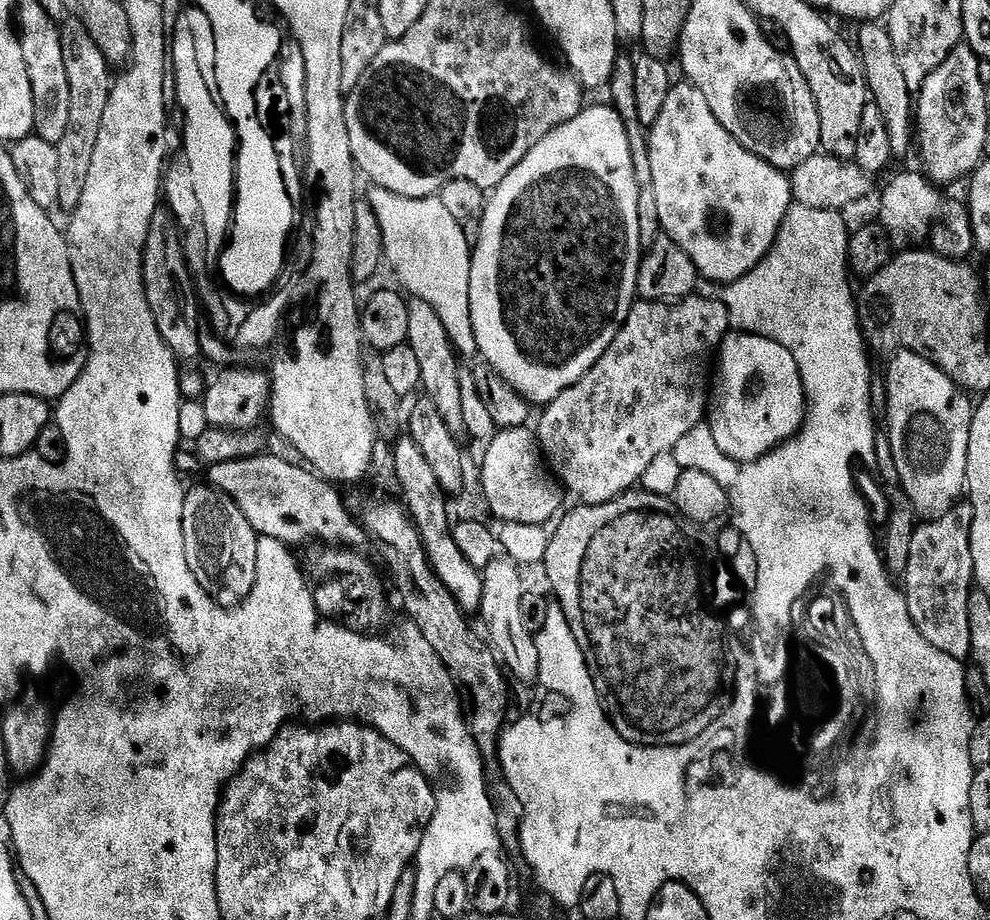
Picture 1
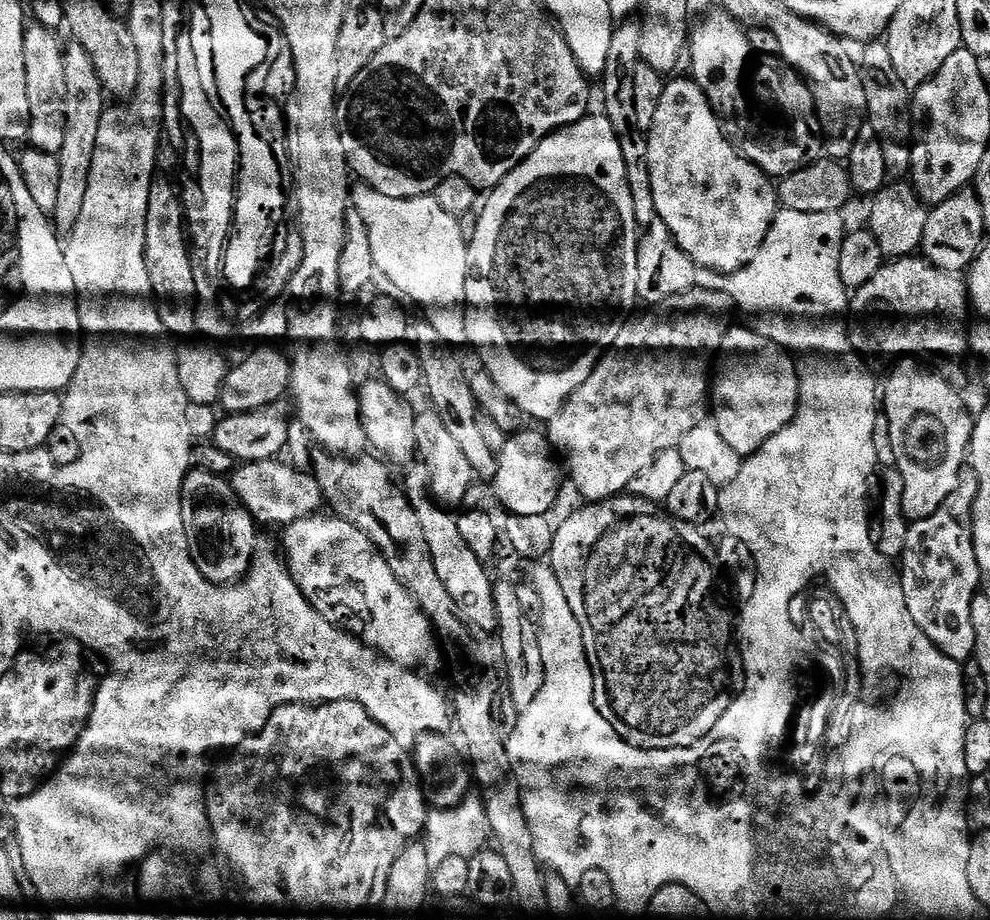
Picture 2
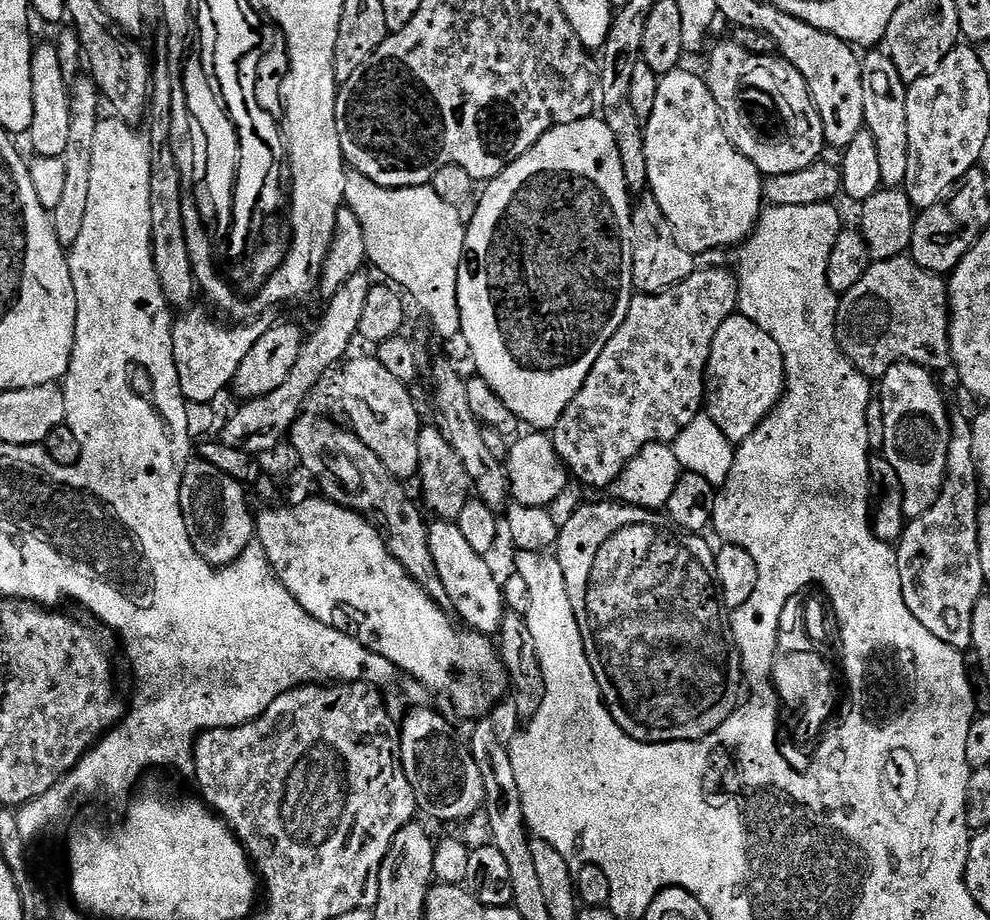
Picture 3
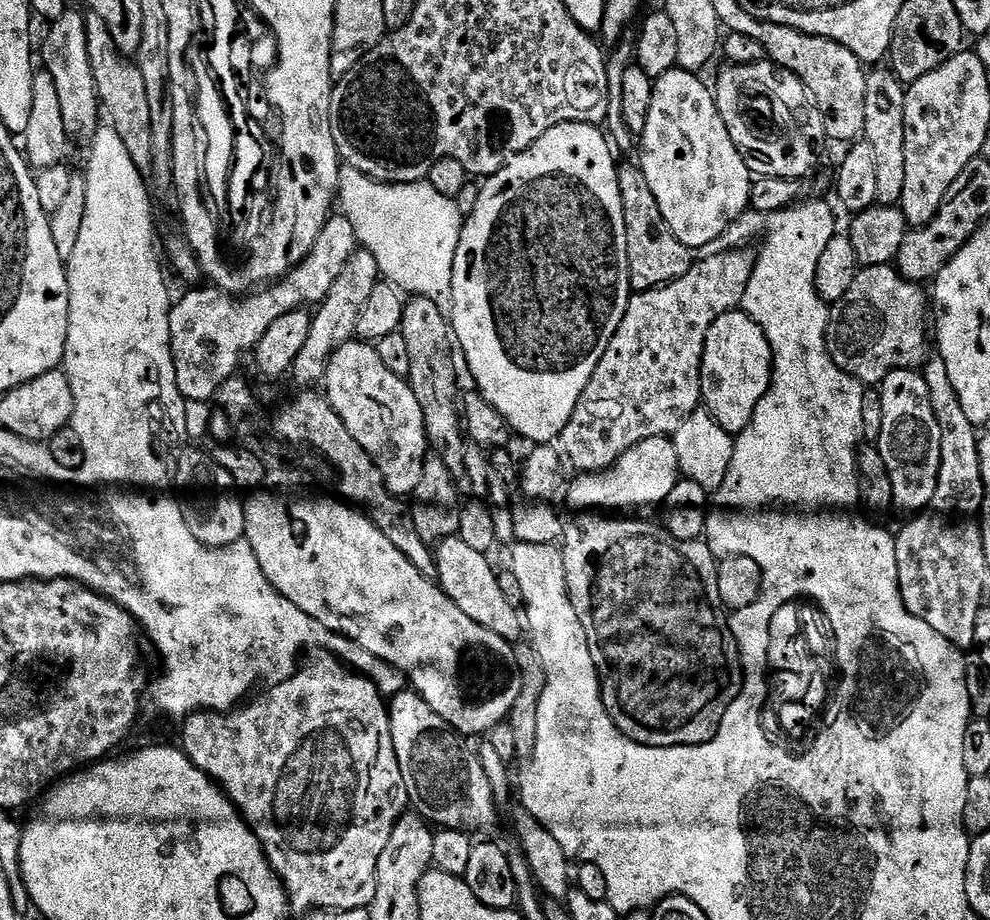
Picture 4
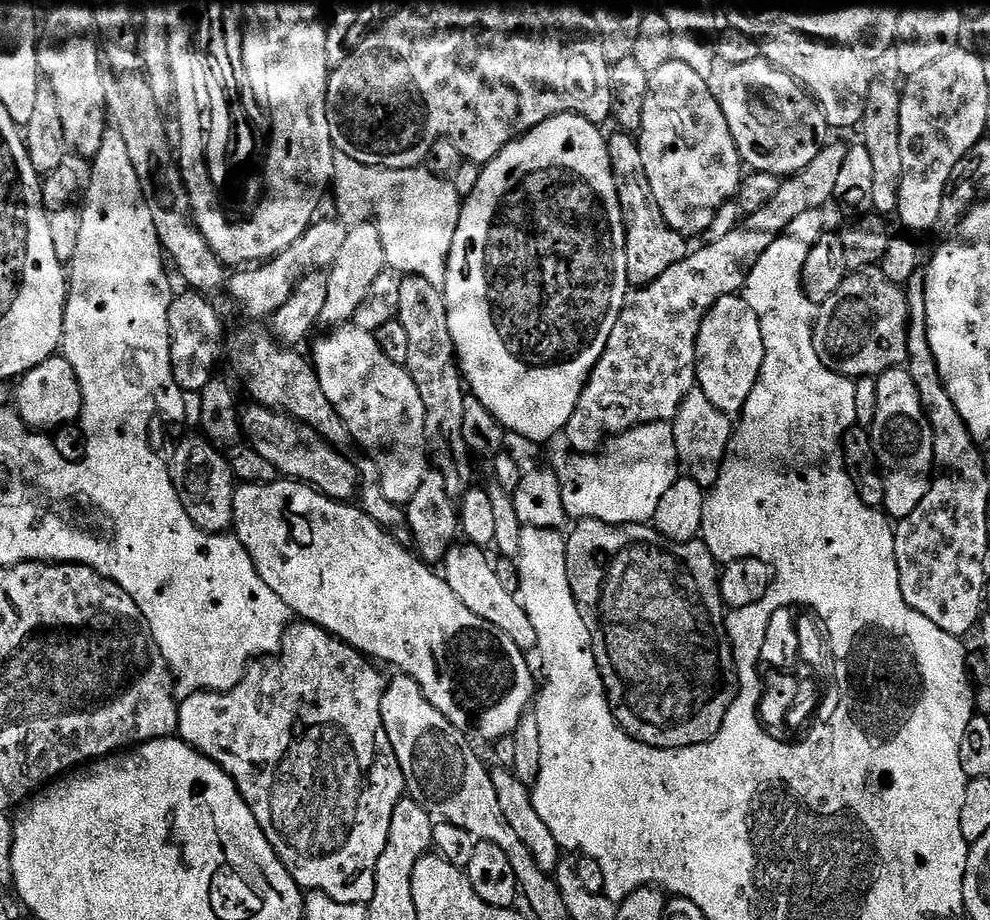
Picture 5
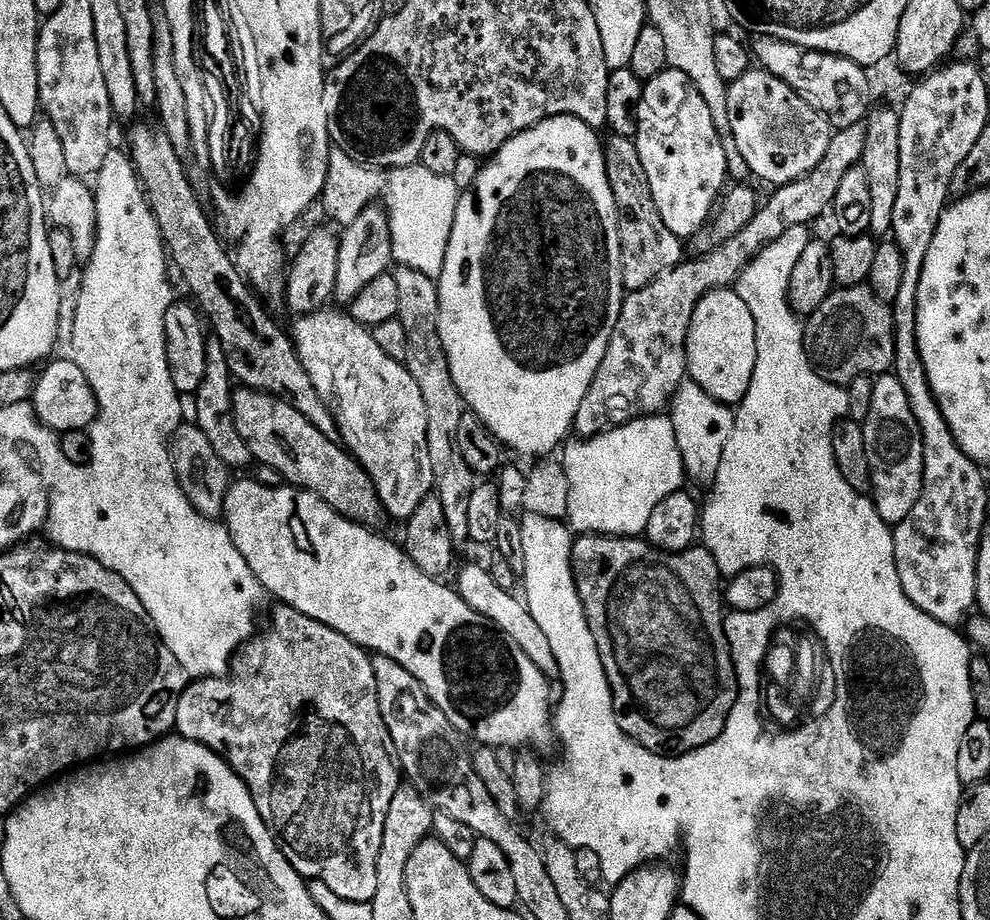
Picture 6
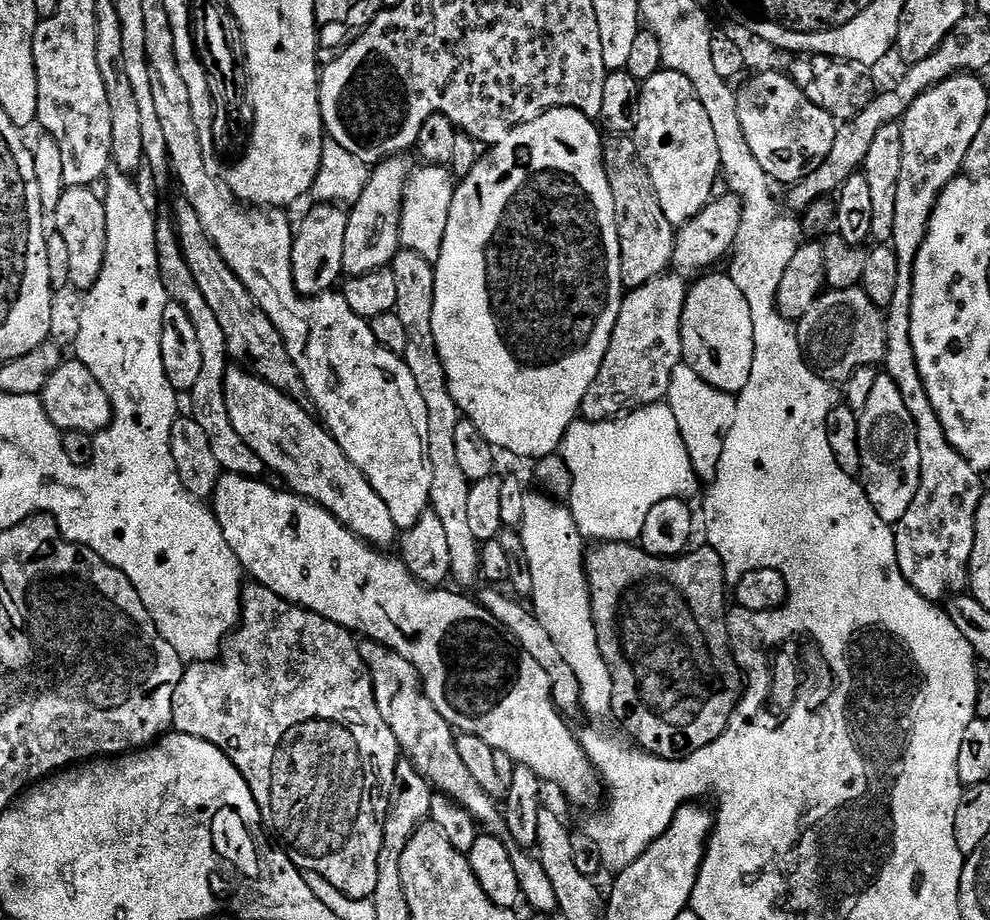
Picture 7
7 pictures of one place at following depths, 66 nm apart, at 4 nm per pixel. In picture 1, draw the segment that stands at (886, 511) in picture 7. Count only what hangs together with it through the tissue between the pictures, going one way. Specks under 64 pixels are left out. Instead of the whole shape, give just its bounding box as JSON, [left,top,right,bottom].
[886,350,973,517]

